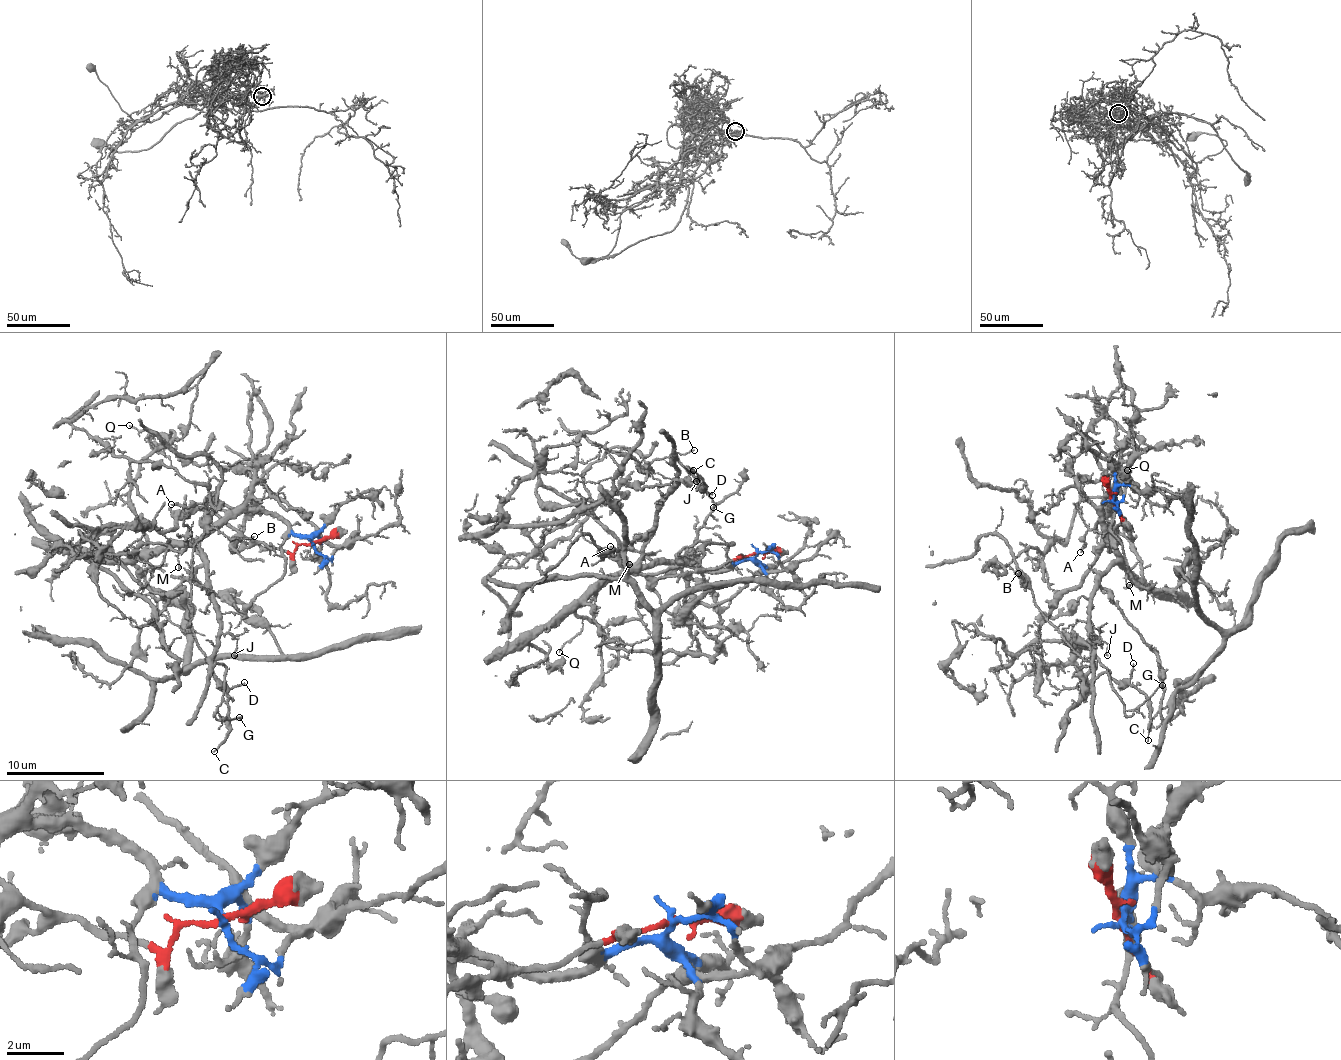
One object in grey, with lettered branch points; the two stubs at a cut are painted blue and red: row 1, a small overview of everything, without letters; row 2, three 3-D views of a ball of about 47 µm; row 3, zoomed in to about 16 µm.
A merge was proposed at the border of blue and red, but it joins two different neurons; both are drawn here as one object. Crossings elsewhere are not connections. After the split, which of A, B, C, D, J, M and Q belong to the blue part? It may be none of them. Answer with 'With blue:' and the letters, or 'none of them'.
With blue: A, J, M, Q

